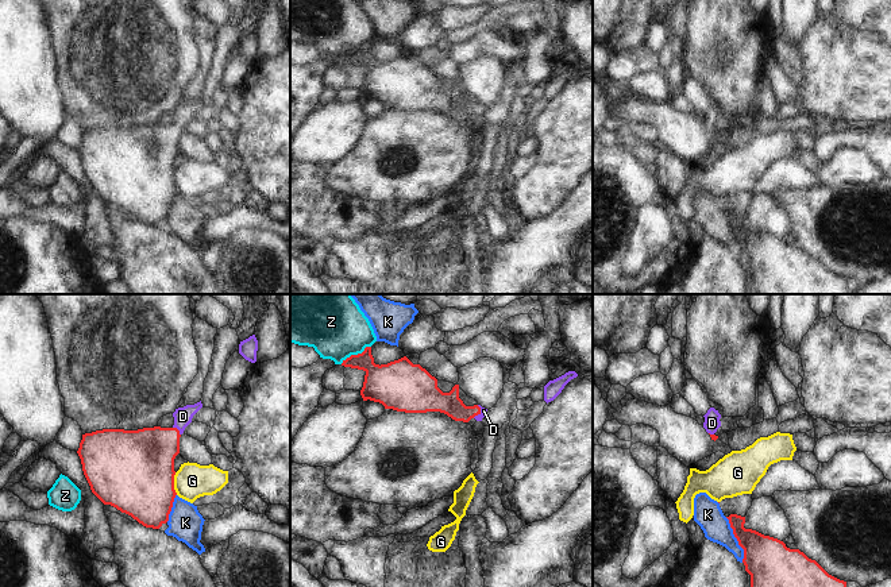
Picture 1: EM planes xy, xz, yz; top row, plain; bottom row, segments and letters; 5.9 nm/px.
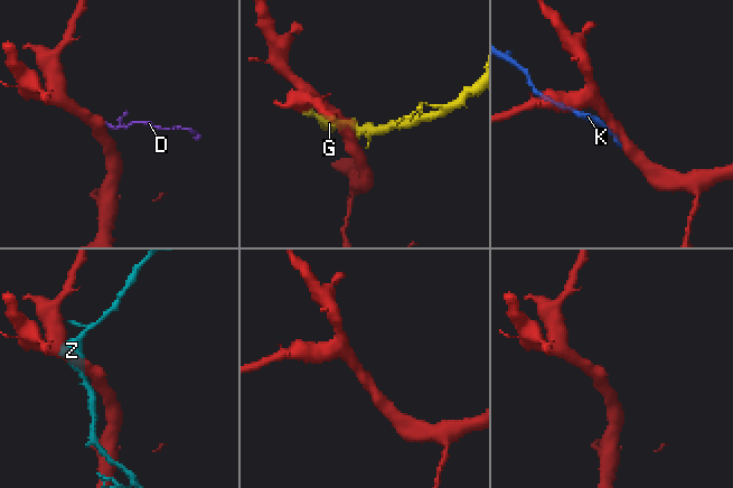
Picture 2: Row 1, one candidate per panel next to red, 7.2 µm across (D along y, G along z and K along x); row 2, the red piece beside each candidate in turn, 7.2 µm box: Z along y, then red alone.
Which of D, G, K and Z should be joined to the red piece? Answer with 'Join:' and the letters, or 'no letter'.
Join: D

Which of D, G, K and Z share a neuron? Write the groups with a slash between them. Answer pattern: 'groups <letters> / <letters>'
groups D / G / K / Z

